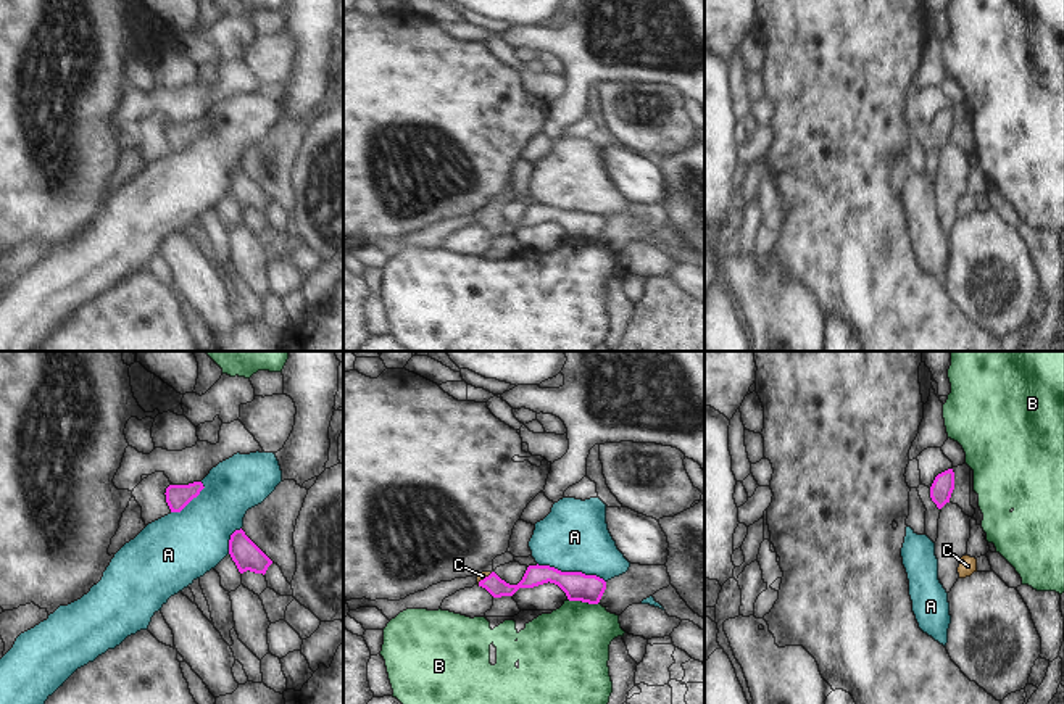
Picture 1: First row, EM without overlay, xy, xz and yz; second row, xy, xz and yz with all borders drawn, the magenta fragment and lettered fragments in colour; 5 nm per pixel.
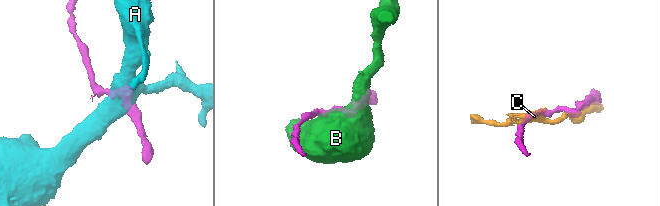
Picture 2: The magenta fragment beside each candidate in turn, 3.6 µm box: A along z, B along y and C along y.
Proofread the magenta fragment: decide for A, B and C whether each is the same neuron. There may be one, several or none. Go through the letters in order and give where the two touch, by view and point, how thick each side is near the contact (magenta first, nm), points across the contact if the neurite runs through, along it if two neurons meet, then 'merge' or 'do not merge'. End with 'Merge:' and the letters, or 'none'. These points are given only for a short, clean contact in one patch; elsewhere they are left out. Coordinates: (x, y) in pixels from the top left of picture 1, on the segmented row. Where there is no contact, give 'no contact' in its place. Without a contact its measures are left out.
A: xz (571, 572) | 140/340 nm | do not merge
B: xz (584, 601) | 140/400 nm | along xz (568, 598), (598, 603) | do not merge
C: xz (486, 577) | 100/40 nm | across xz (534, 575), (515, 588), (486, 577), (482, 575) | merge
Merge: C

